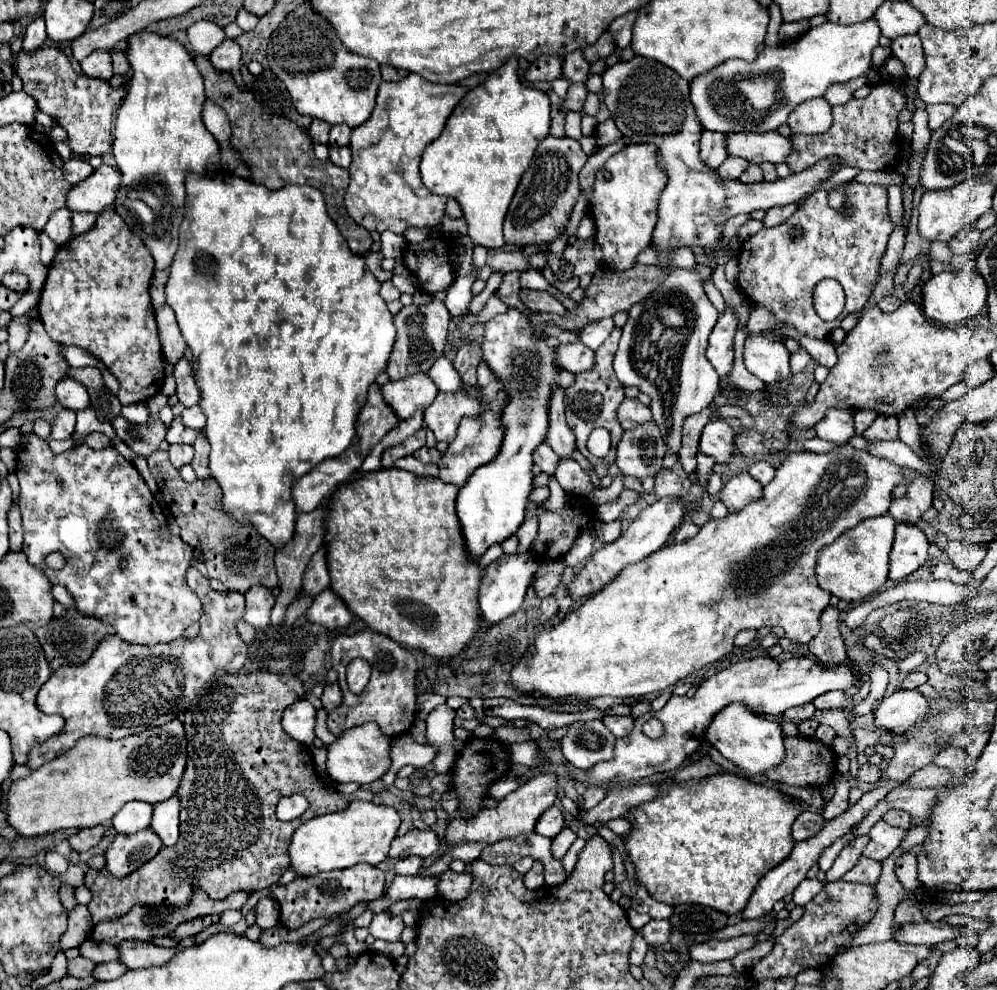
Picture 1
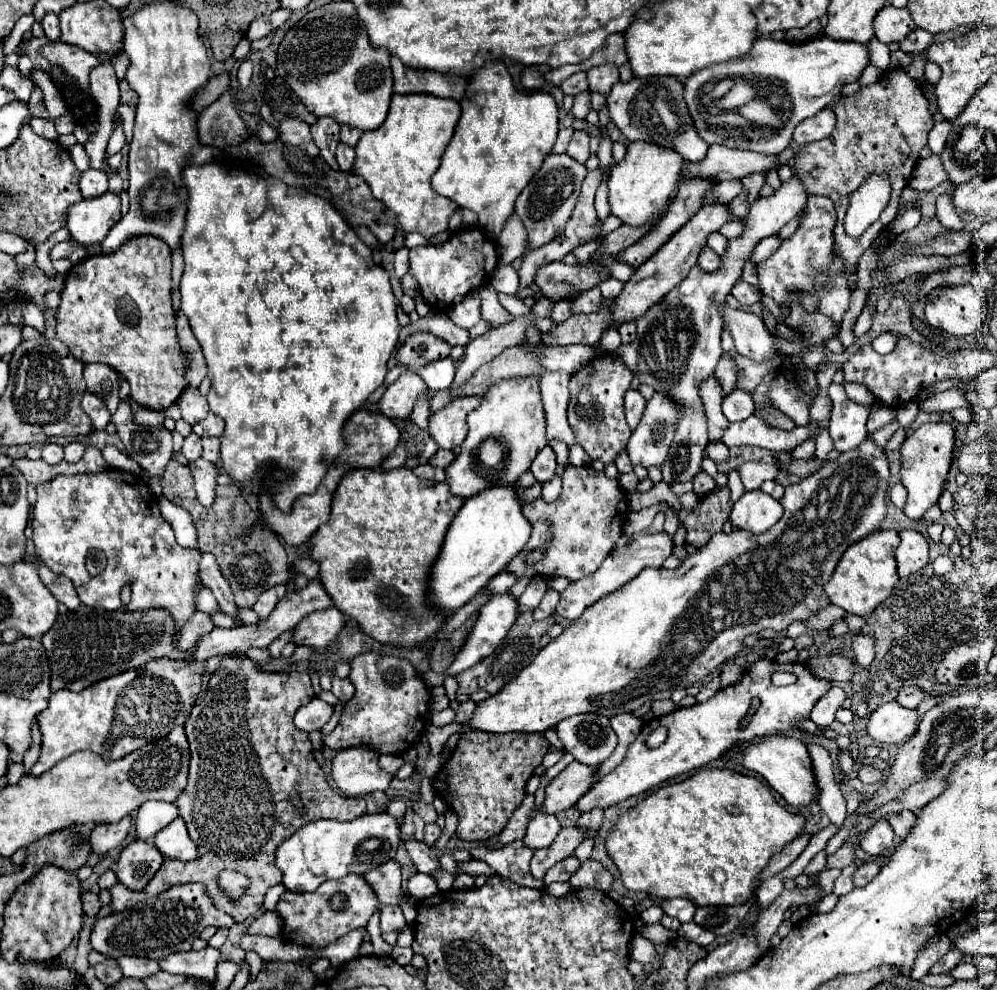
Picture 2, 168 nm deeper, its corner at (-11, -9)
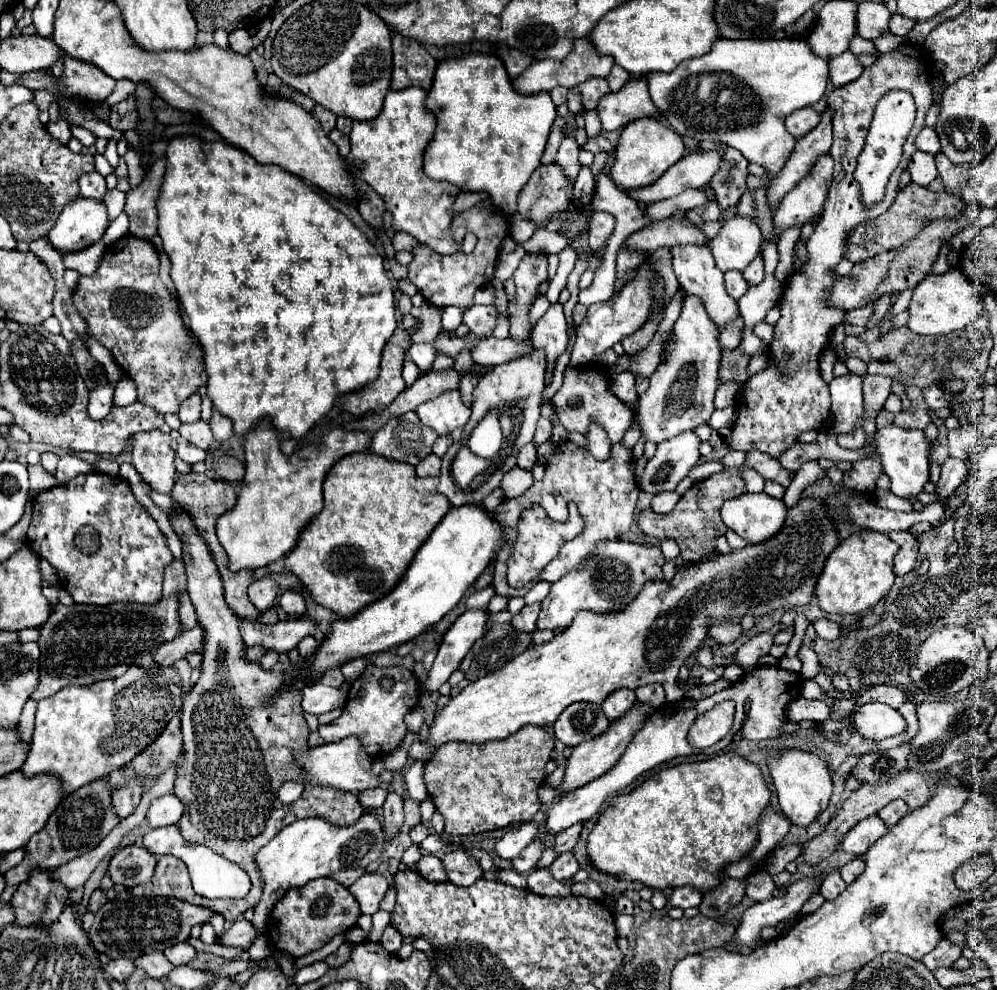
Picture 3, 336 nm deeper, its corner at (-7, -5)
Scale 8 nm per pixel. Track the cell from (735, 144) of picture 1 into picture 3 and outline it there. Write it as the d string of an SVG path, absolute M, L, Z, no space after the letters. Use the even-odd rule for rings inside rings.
M719 151L687 153L673 167L669 167L663 173L663 177L655 181L655 185L647 185L647 189L637 189L635 193L627 193L627 195L635 201L649 205L649 203L675 197L685 189L705 187L711 181L711 177L717 173L719 163L721 163Z

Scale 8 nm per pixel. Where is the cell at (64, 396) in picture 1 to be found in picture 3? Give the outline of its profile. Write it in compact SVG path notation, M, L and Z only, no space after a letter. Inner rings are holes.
M103 385L103 387L97 387L95 391L91 391L91 395L89 395L89 415L93 419L103 419L111 411L113 391L115 391L113 385Z

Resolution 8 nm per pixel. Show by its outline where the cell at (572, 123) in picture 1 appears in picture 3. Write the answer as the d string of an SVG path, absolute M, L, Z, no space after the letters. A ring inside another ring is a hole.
M565 137L559 151L557 151L555 163L563 169L569 183L575 183L577 173L579 173L579 159L577 157L579 157L579 147L577 147L575 137Z

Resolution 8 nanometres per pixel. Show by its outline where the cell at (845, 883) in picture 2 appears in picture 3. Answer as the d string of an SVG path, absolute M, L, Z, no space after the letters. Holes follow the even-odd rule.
M829 873L829 875L825 877L825 881L823 881L819 893L823 895L825 901L831 901L831 899L835 899L845 887L847 887L847 885L845 885L845 881L841 879L839 873Z

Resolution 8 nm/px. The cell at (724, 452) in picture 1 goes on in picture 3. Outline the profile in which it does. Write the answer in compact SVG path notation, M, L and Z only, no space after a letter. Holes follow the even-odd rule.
M687 295L681 315L673 325L673 339L667 343L665 355L649 379L649 389L639 397L637 417L647 441L661 443L709 421L715 411L713 397L719 387L719 333L721 331L715 321L711 321L709 313L705 313L703 301L695 295Z

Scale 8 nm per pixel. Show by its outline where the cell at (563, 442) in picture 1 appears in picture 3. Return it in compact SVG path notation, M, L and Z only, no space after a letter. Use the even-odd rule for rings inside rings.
M551 305L547 313L535 323L531 331L531 341L537 349L545 349L547 353L547 377L549 385L555 371L555 359L567 349L567 321L563 315L563 305Z

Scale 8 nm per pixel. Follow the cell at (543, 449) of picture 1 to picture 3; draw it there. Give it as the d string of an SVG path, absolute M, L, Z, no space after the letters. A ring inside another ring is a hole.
M527 443L519 449L517 453L517 465L521 469L531 469L533 465L537 463L537 451L535 451L535 445L533 443Z

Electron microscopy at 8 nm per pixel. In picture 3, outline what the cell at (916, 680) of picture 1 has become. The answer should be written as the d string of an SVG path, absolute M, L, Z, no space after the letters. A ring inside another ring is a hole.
M873 685L873 687L865 689L863 695L859 695L859 703L869 703L869 701L879 701L879 703L891 705L893 709L899 709L907 701L907 697L897 687L891 687L891 685Z

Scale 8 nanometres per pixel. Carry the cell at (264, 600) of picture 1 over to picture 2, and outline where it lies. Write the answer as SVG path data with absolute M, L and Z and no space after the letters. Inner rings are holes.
M275 585L271 589L267 589L259 599L257 603L253 605L253 611L259 615L259 621L265 621L271 611L275 609L275 605L279 603L279 599L285 595L285 585Z

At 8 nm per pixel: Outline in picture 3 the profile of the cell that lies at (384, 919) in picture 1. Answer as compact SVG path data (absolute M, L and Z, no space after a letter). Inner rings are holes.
M379 871L365 873L365 877L359 877L359 881L355 881L355 885L349 887L355 901L359 901L361 913L367 913L367 915L373 915L379 911L379 903L387 889L389 889L389 883Z

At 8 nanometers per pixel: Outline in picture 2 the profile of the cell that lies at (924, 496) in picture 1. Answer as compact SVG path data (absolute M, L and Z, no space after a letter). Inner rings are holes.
M957 421L951 423L925 423L919 429L915 429L911 435L907 435L905 443L901 445L901 481L907 487L907 503L903 507L905 515L909 519L923 519L925 511L937 505L947 477L949 477L949 467L953 461L953 447L955 447L955 429Z

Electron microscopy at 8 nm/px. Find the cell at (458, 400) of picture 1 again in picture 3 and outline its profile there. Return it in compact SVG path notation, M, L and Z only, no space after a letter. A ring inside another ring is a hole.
M459 391L441 393L439 397L425 401L415 413L419 415L421 423L437 431L437 435L445 435L457 427L463 427L471 417L471 409L463 405Z

